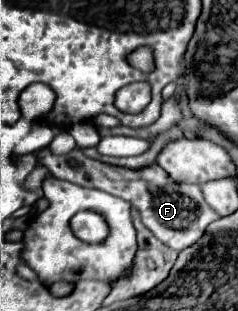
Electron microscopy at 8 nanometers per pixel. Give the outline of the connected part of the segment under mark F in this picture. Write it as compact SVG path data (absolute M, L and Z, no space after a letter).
M43 148L37 154L39 164L43 164L55 178L73 182L77 186L87 186L87 188L97 188L105 190L117 198L127 200L133 204L139 214L141 222L169 248L175 252L181 252L183 248L193 246L205 232L205 228L217 220L217 212L205 204L201 196L201 186L197 184L177 184L169 178L169 174L161 166L147 166L143 170L127 170L119 166L109 166L99 160L91 160L83 154L81 148L73 148L67 154L53 154L47 148Z

